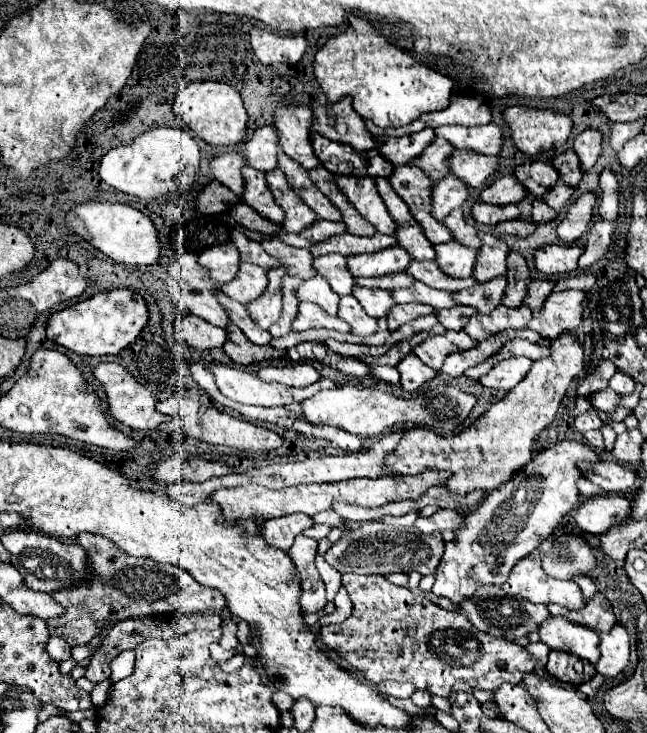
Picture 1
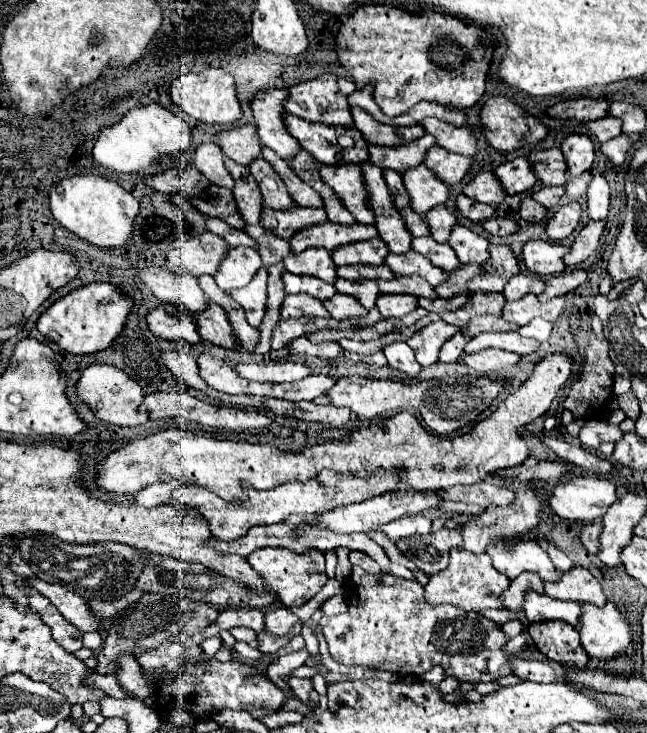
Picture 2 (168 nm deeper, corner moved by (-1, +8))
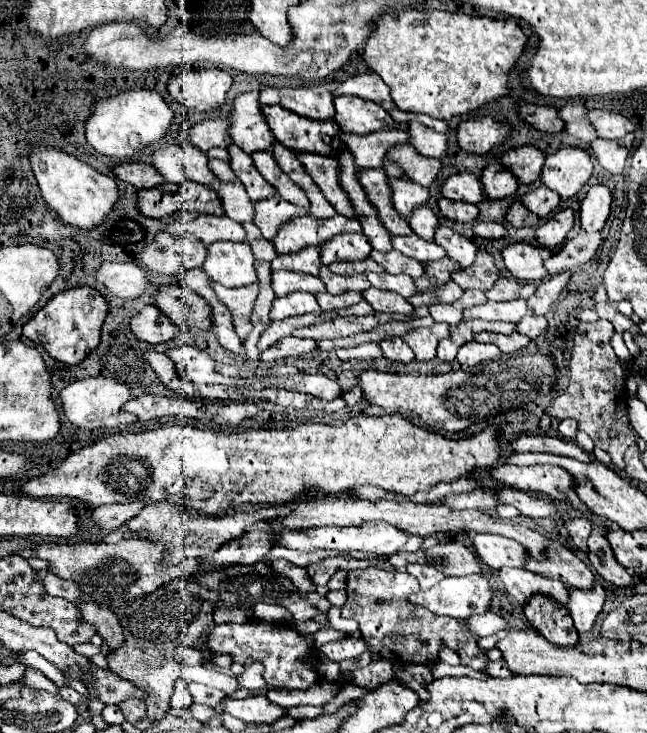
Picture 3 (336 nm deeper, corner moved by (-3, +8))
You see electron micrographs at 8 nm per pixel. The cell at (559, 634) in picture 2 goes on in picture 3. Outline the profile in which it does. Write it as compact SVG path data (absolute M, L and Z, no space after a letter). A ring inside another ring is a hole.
M536 595L524 607L524 613L530 625L550 643L560 647L574 647L578 643L578 631L574 631L570 613L552 599Z

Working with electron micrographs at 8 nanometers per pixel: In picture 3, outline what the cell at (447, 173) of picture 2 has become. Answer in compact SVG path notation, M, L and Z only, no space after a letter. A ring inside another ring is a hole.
M398 145L398 147L390 149L388 157L394 163L398 163L410 179L414 179L416 183L420 183L424 187L430 187L444 167L442 159L420 155L412 145Z

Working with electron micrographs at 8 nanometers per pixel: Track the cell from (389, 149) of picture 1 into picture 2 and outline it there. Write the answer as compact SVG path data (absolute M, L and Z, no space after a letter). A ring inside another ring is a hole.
M352 107L350 111L352 111L354 127L364 135L364 139L368 143L400 145L400 143L408 143L408 141L418 139L420 135L424 135L424 127L422 125L388 127L386 123L376 123L376 119L372 119L372 115L360 111L360 107Z

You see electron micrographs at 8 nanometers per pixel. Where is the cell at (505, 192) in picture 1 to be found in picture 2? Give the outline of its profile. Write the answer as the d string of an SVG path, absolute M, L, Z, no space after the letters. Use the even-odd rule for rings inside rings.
M486 171L486 173L480 173L476 175L464 189L462 193L474 201L480 201L480 203L488 203L488 205L498 205L506 199L506 193L500 185L500 181L494 177L494 173Z

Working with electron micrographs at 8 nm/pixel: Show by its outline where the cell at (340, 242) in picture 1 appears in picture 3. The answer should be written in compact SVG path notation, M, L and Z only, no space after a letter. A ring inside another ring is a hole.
M304 215L298 219L292 219L278 231L278 235L272 239L278 255L296 253L310 245L322 245L334 235L340 233L360 233L362 225L358 219L346 219L344 215L334 215L330 219L316 219L312 215Z

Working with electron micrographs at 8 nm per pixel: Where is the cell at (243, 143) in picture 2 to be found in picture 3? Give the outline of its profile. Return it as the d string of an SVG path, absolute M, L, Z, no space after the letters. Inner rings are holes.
M204 119L192 125L188 131L184 131L184 135L176 135L176 141L192 143L208 157L230 161L228 129L230 129L230 121L226 119Z

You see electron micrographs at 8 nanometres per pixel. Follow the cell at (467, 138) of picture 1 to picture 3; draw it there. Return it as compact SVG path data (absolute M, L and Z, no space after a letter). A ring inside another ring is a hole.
M410 123L410 143L428 157L446 157L448 153L446 133L438 133L422 123Z

